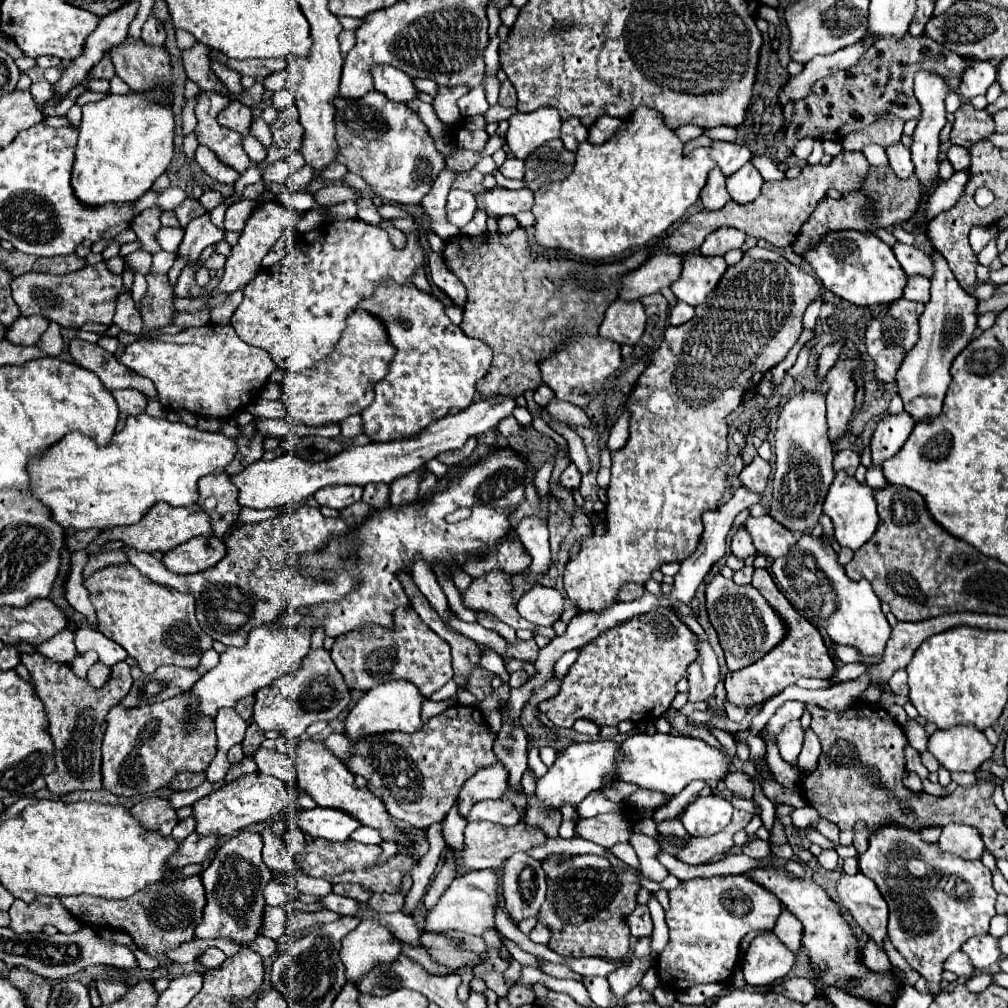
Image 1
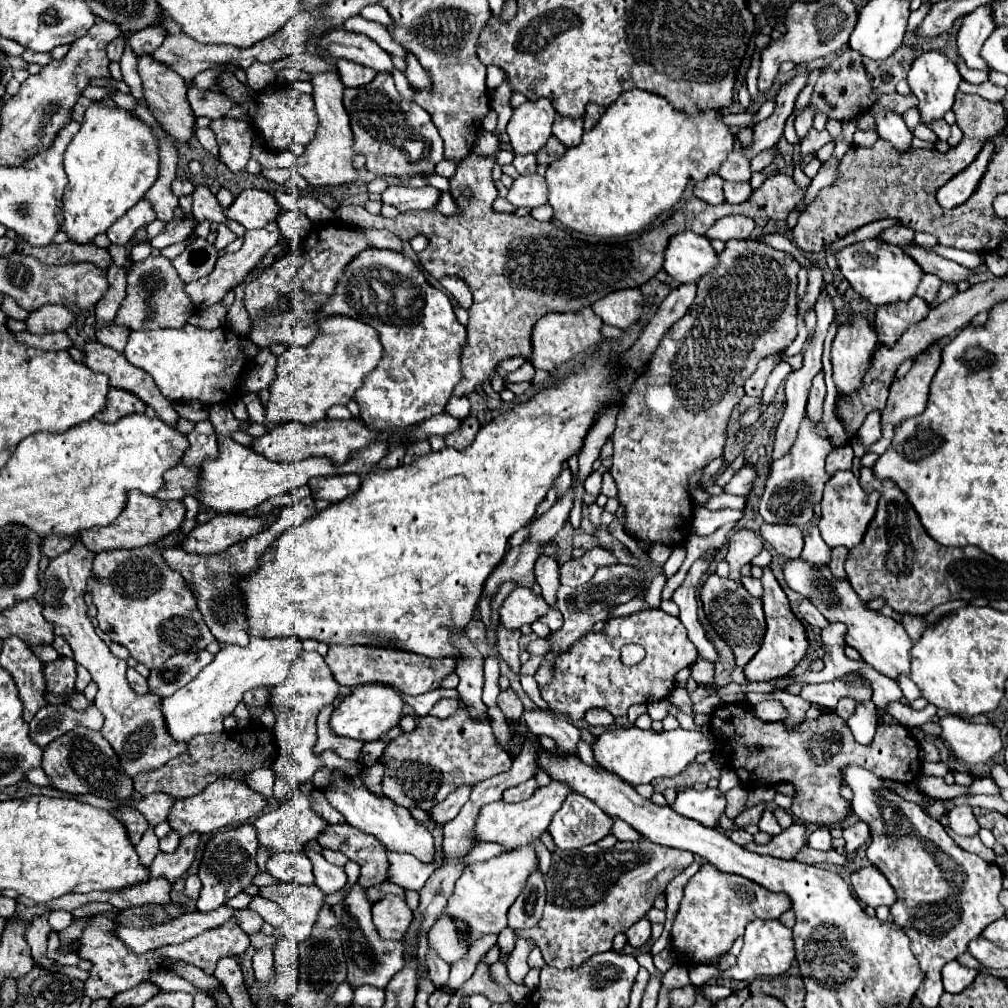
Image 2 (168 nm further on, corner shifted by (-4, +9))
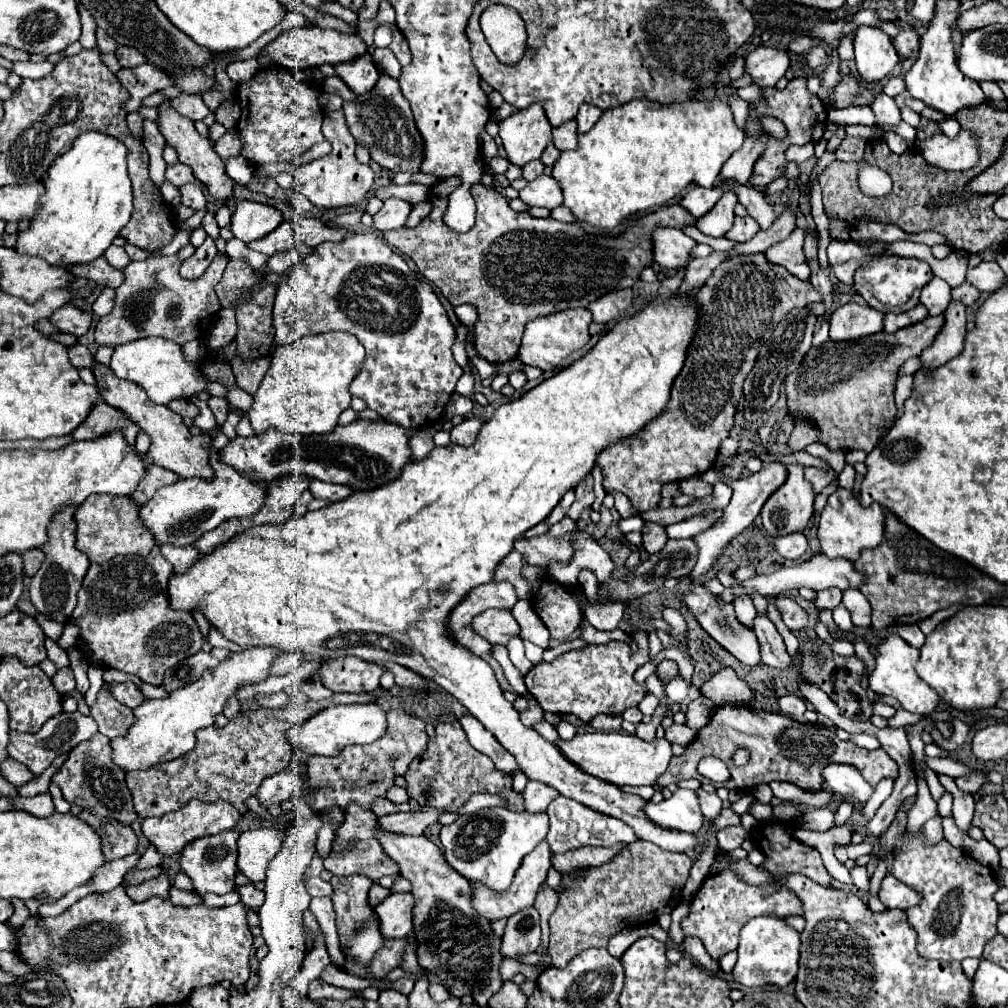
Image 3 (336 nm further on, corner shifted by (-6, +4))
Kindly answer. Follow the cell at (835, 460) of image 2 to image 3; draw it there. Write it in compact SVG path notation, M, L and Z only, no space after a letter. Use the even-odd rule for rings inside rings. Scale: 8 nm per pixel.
M805 468L805 478L813 484L815 494L819 494L825 486L829 486L837 478L837 474L835 474L833 468L827 468L827 470L823 470L823 468Z

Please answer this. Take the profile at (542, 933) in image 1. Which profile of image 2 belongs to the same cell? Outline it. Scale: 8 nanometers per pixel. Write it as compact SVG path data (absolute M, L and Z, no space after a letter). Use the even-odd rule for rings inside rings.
M517 939L517 945L515 949L509 953L509 959L507 959L507 973L509 973L509 979L517 985L523 985L523 977L527 975L529 971L529 965L527 965L527 955L529 951L535 947L535 943L531 939Z

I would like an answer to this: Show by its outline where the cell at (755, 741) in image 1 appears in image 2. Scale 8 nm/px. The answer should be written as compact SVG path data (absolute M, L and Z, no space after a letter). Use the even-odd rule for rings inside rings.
M763 811L761 813L761 819L759 819L759 823L757 823L757 827L761 829L761 831L765 831L765 833L769 833L769 835L779 835L783 829L779 827L779 823L777 823L777 819L775 819L775 815L771 813L771 811Z

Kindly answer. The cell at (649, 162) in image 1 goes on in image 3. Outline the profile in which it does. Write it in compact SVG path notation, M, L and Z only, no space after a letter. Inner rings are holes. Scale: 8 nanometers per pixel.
M637 98L623 106L605 110L587 134L579 134L579 148L561 152L559 160L553 164L553 178L561 186L563 205L572 211L577 220L609 232L635 212L667 204L693 182L713 188L723 164L733 152L737 152L737 148L741 148L743 140L745 134L735 126L729 104L717 98L675 104L659 104L647 98Z

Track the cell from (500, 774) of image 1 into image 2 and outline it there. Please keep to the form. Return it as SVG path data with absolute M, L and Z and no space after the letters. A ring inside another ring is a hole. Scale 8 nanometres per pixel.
M459 787L459 789L455 789L451 795L445 797L445 801L441 801L435 807L427 809L427 815L431 817L431 821L445 825L447 821L451 821L459 813L459 809L463 807L463 803L469 799L469 793L471 793L471 787Z

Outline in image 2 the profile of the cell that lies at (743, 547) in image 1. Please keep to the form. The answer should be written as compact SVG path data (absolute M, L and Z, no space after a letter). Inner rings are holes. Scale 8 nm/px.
M739 529L731 535L729 539L729 551L725 561L729 563L731 571L729 571L729 579L733 579L735 583L741 583L741 567L747 565L755 555L759 555L763 549L763 541L757 533L749 531L749 529Z

